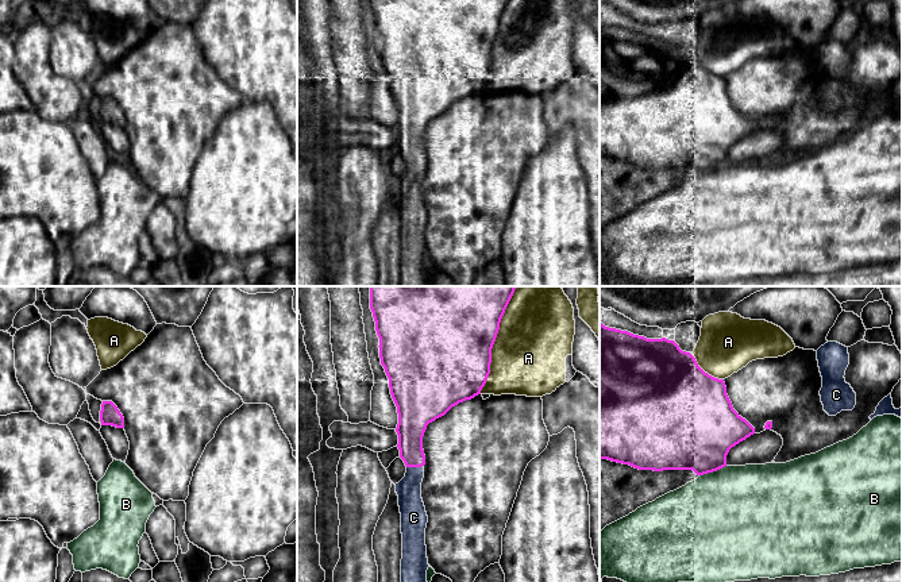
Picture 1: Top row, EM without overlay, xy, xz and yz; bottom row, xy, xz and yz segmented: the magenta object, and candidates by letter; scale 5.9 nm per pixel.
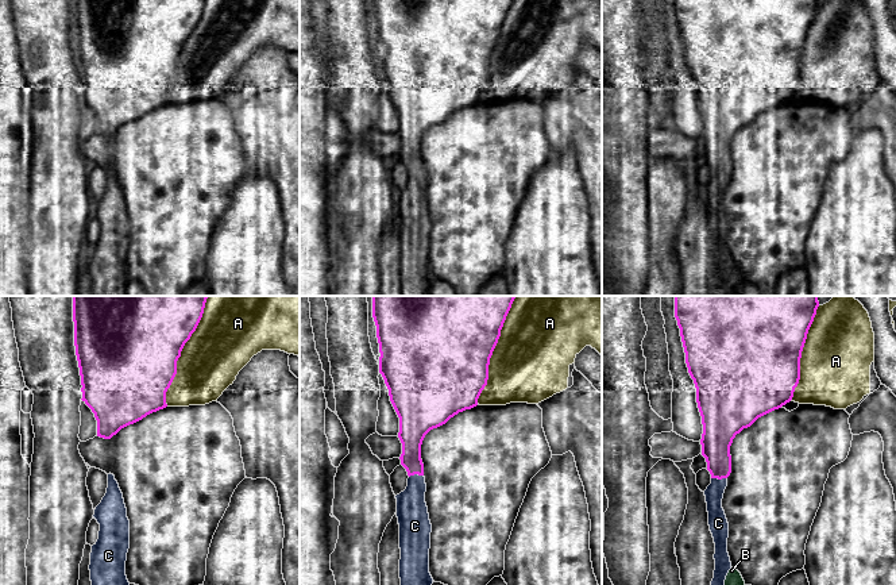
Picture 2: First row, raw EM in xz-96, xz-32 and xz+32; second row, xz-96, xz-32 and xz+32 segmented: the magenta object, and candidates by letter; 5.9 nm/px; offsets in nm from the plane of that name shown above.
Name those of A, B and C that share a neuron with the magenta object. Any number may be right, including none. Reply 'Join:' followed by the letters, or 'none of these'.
Join: C

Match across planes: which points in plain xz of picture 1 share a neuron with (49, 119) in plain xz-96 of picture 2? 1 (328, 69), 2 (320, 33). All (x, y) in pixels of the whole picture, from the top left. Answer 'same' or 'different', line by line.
1: different
2: different

